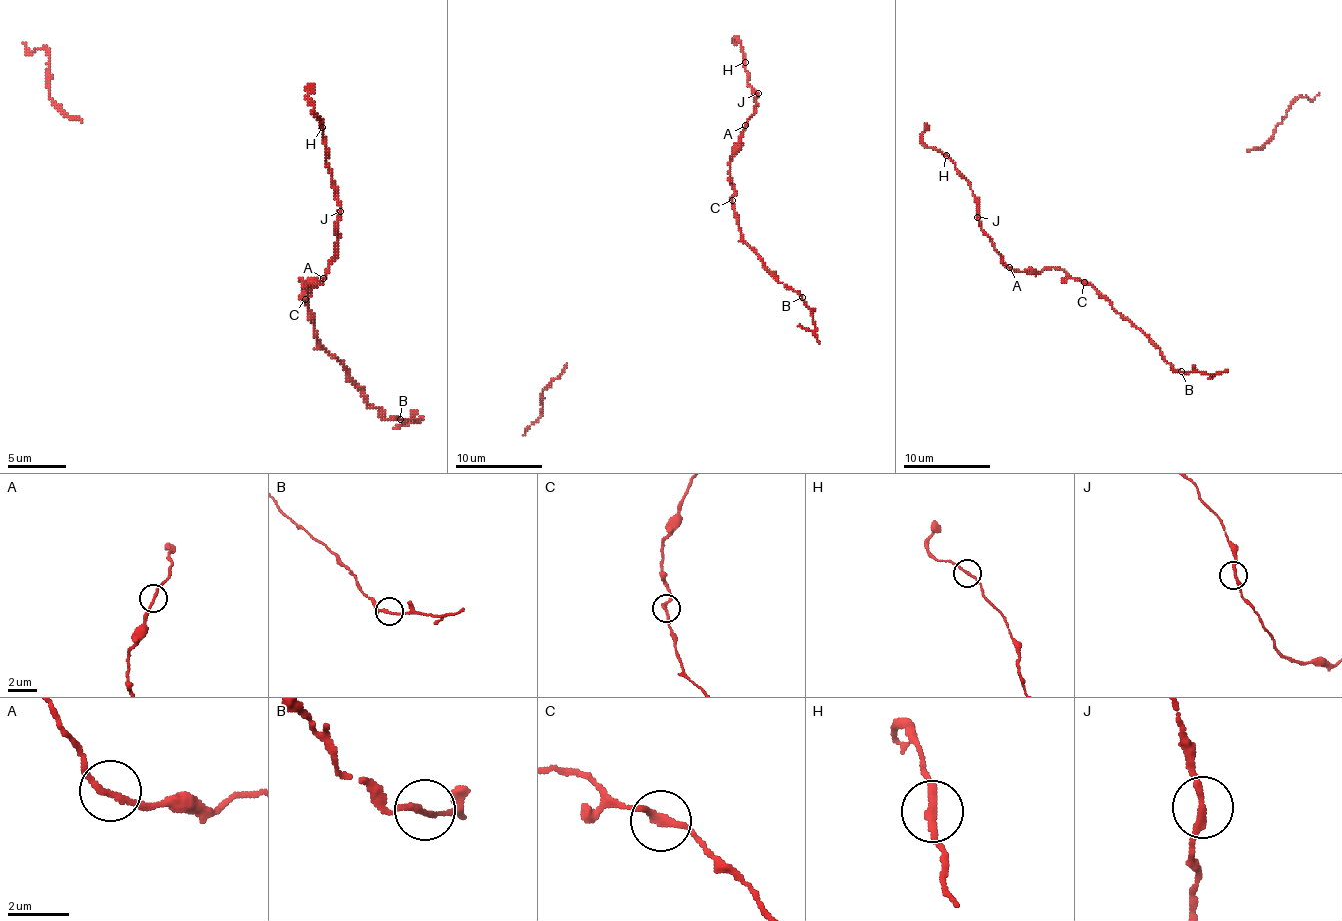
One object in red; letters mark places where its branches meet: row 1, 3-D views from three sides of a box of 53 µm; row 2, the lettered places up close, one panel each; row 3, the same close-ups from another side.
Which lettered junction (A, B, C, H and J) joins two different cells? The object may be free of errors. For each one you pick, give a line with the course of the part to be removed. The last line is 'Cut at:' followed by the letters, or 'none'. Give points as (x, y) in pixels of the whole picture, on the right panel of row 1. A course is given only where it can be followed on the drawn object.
Cut at: none

